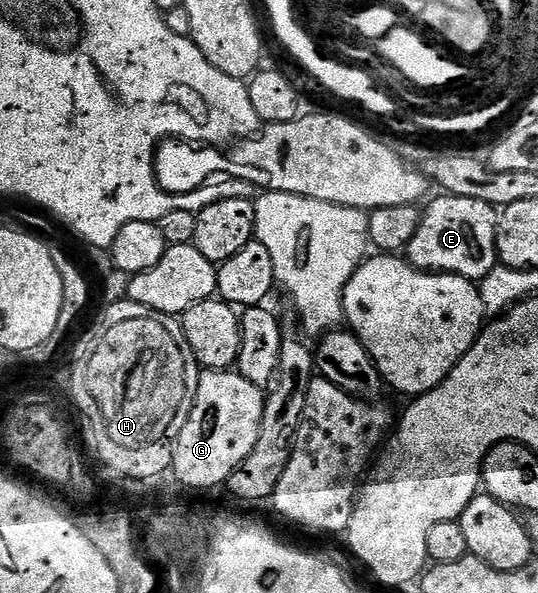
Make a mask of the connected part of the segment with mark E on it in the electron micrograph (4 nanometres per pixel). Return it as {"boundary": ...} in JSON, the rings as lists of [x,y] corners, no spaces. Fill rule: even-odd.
{"boundary":[[[442,193],[440,197],[435,199],[429,207],[424,207],[419,228],[407,247],[407,261],[418,270],[458,274],[470,280],[479,280],[487,276],[487,272],[491,272],[499,265],[497,256],[498,207],[467,196]]]}

